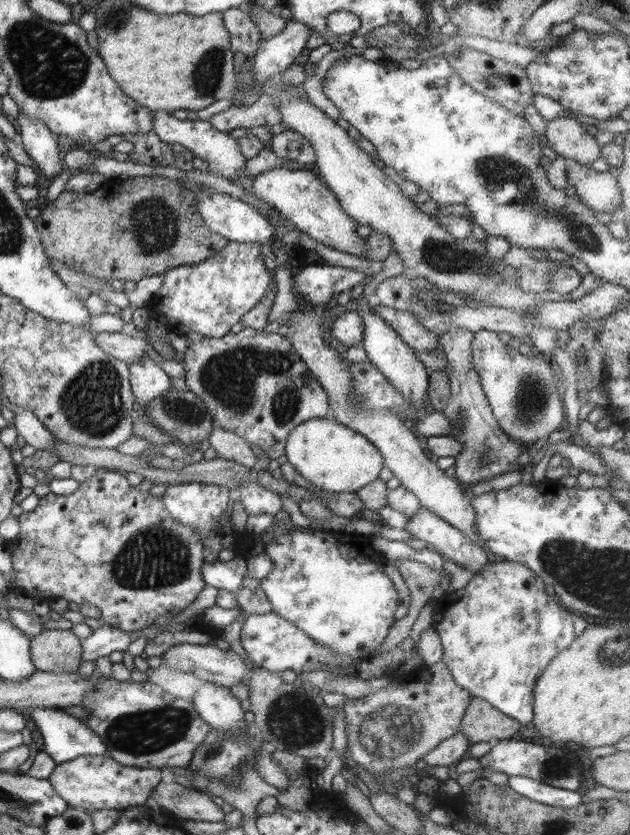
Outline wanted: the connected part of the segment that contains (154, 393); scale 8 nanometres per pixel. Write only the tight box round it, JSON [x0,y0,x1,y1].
[129,354,172,406]

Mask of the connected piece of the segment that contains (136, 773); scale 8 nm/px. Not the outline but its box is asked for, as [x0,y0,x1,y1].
[47,755,162,812]

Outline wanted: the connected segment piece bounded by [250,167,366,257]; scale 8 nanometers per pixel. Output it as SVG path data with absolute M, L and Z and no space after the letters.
M284 167L268 170L254 178L250 192L274 207L288 222L294 223L298 231L318 243L351 255L364 257L366 254L366 239L356 233L357 222L342 210L340 201L326 187L314 168L288 170Z

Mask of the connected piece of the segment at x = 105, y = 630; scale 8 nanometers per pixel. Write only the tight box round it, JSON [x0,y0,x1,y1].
[80,622,136,662]

